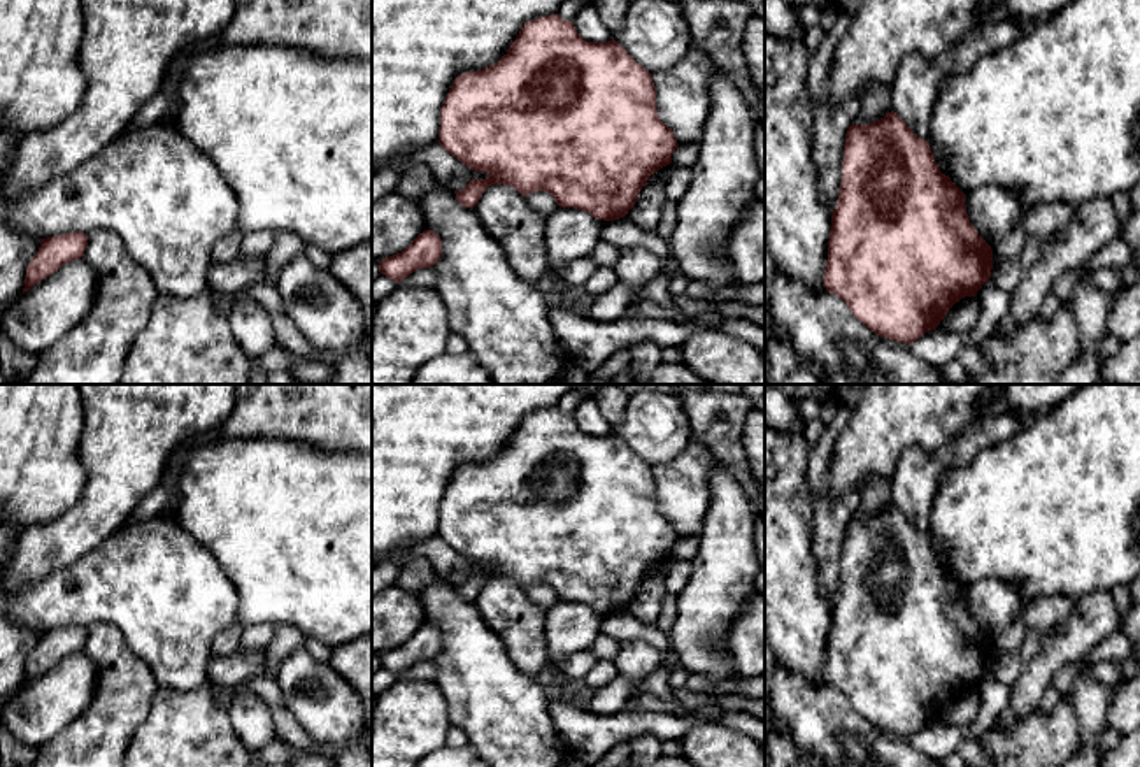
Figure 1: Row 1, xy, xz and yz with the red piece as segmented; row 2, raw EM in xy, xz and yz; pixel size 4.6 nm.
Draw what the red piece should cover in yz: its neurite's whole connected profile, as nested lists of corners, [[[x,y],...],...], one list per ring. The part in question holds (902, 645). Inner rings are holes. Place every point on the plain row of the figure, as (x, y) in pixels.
[[[894,505],[870,518],[851,518],[844,537],[842,576],[831,607],[826,685],[845,695],[873,727],[910,737],[935,723],[947,704],[965,690],[975,690],[991,670],[993,642],[968,613],[965,586],[942,567],[928,534],[917,530]]]

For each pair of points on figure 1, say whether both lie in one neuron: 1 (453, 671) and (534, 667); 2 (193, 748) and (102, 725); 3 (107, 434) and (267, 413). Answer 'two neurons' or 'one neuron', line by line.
1: two neurons
2: two neurons
3: two neurons

